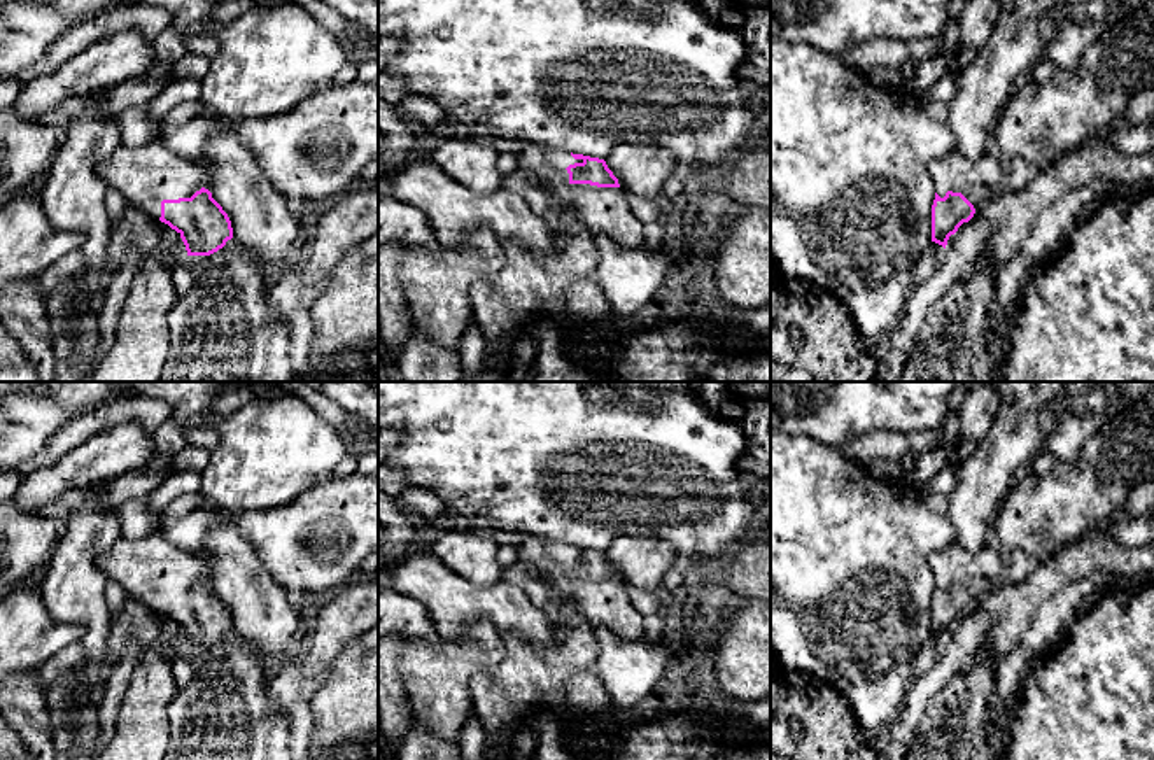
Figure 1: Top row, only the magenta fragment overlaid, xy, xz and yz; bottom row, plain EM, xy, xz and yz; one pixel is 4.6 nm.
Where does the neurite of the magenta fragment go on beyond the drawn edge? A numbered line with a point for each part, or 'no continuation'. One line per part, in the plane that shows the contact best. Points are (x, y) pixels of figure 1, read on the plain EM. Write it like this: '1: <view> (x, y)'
1: xz (605, 603)

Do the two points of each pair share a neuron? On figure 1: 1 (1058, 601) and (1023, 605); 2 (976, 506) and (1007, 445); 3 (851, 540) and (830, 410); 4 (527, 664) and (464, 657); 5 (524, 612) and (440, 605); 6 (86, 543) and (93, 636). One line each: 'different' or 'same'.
1: different
2: same
3: different
4: different
5: same
6: same

